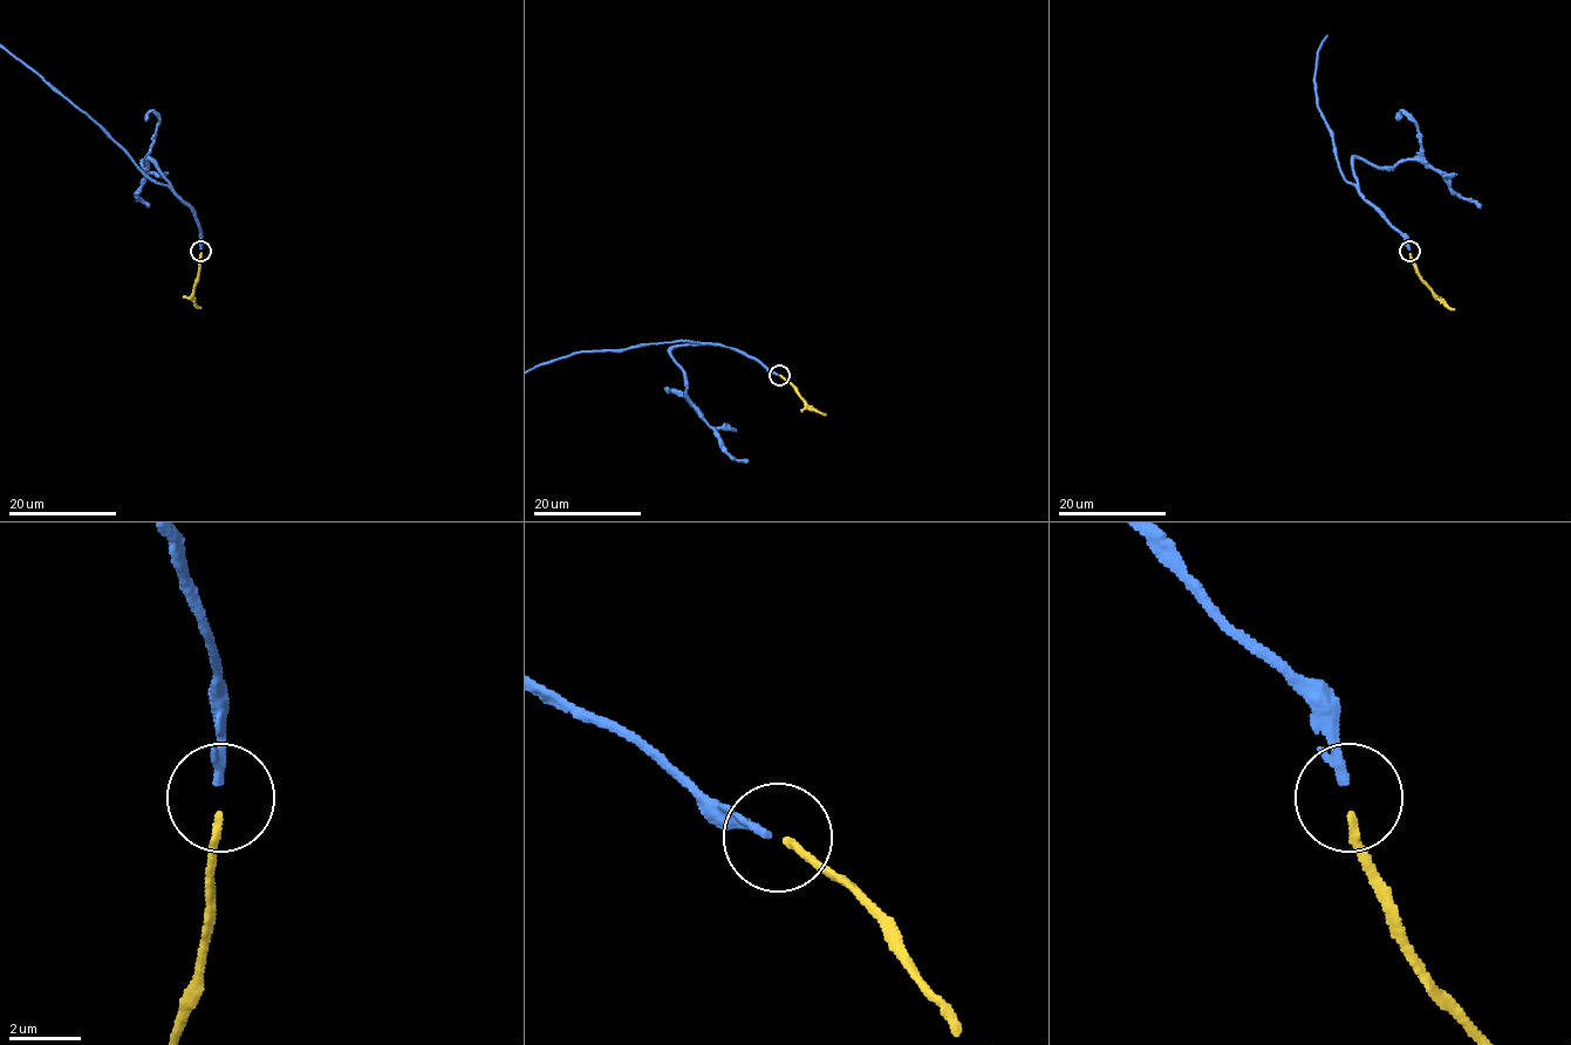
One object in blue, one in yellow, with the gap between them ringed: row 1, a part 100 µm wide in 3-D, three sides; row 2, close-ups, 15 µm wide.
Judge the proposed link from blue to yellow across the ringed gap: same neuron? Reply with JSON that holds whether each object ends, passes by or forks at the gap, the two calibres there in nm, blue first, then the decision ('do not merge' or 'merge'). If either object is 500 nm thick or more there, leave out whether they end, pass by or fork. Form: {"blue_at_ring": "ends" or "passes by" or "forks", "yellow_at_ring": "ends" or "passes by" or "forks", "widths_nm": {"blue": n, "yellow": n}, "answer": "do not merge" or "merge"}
{"blue_at_ring": "ends", "yellow_at_ring": "ends", "widths_nm": {"blue": 260, "yellow": 200}, "answer": "merge"}

